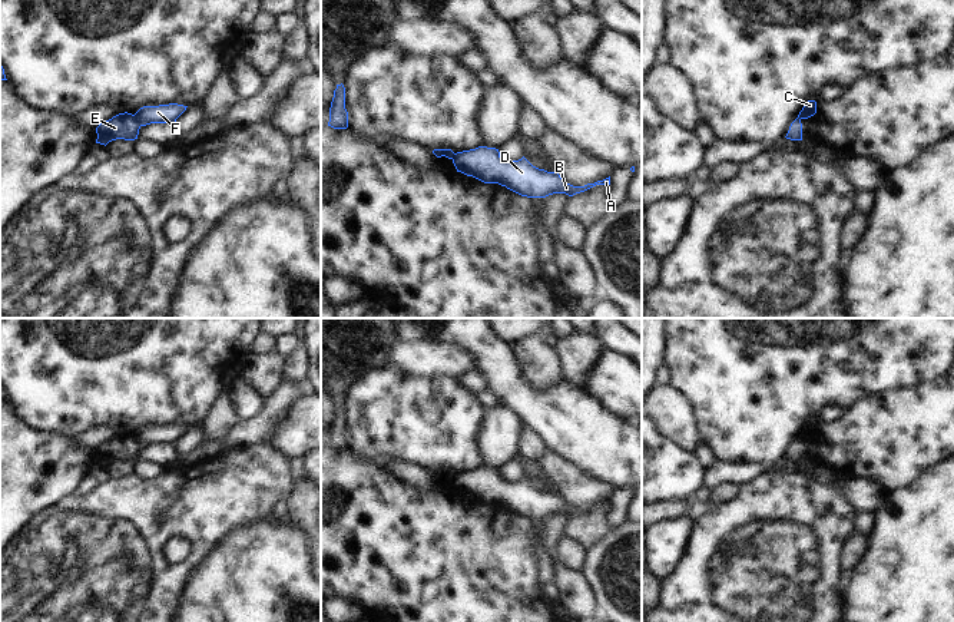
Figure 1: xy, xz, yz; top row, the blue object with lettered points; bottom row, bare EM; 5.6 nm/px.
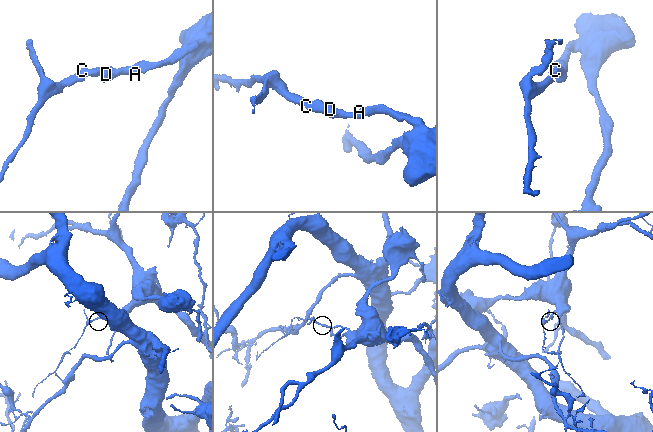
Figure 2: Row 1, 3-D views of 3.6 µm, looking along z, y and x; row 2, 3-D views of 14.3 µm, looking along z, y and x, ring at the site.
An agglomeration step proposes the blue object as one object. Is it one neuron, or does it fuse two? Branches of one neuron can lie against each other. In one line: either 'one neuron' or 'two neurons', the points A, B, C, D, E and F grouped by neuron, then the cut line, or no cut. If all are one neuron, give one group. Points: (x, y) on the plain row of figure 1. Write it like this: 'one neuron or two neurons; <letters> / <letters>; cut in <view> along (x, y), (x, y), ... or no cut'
two neurons; A B C D F / E; cut in xy along (132, 436), (141, 446)

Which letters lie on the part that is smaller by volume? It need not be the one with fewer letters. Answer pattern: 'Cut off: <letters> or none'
Cut off: E

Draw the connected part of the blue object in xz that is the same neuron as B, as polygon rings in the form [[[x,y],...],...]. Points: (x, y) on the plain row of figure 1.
[[[478,467],[454,474],[453,484],[457,493],[473,497],[484,504],[498,504],[527,519],[546,519],[553,515],[573,517],[596,506],[610,506],[610,497],[573,507],[564,503],[557,493],[547,493],[533,487],[524,477],[519,482],[503,482],[496,469]]]

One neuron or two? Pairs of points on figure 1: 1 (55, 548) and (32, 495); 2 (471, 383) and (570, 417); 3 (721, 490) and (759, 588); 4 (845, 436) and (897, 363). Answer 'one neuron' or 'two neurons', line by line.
1: two neurons
2: two neurons
3: two neurons
4: two neurons

